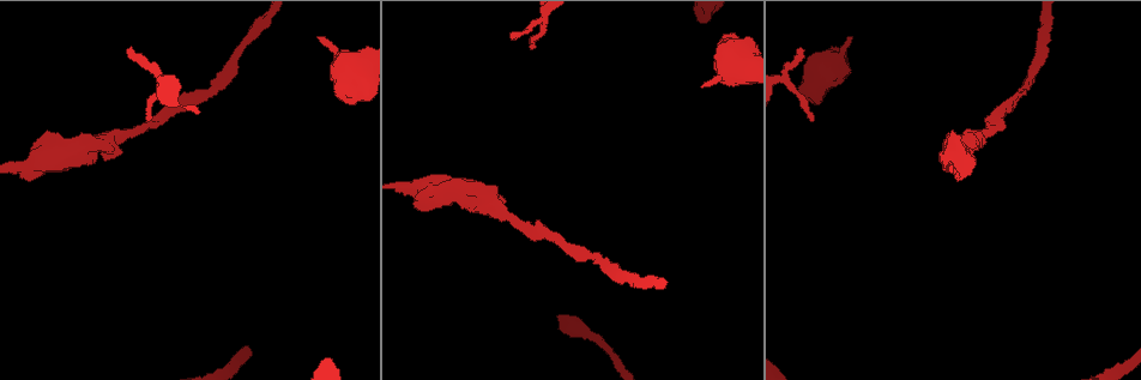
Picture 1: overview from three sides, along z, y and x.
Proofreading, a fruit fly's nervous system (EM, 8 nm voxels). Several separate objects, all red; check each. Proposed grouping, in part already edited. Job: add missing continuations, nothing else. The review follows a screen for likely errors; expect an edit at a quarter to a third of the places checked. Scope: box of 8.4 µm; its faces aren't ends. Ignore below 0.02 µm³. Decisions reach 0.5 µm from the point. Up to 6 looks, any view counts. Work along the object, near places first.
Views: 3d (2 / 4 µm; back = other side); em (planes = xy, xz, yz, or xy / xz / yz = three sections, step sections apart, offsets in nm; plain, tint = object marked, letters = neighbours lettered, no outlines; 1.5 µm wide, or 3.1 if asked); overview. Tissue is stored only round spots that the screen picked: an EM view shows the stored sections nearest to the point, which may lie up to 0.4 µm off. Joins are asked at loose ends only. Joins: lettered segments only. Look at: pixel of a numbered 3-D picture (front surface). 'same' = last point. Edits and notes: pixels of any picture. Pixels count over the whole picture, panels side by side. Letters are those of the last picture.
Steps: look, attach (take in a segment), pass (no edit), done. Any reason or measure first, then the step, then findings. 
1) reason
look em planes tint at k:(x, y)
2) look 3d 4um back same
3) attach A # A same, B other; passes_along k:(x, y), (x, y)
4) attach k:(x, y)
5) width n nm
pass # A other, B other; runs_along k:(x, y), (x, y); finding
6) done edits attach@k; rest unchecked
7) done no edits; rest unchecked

free end
look em xy step 4 letters at 1:(108, 158)

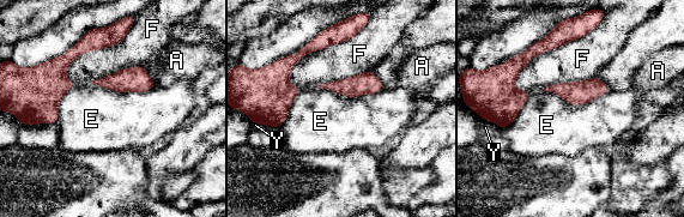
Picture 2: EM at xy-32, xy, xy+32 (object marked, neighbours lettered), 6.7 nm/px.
pass # A other, E other, F other, Y other; border 2:(543, 89), (571, 104), (610, 90); no lettered segment goes on from it

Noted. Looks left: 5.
an open end
look 3d 2um back at 1:(533, 46)

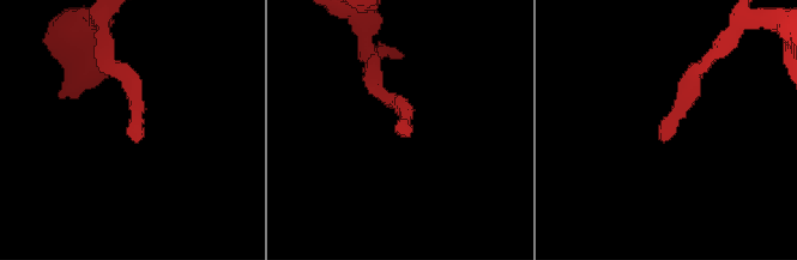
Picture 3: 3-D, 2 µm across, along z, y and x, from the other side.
look em yz step 8 letters at 3:(404, 130)

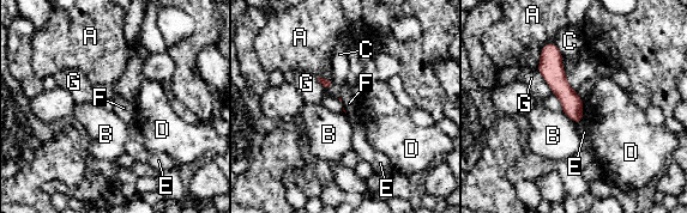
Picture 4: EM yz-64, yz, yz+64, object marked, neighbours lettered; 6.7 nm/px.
pass # A other, B other, C other, D other, E other, F other, G other; border 4:(583, 102), (583, 117), (580, 120); no lettered segment goes on from it

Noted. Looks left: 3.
branch stops here
look em xz step 4 tint at 1:(850, 37)

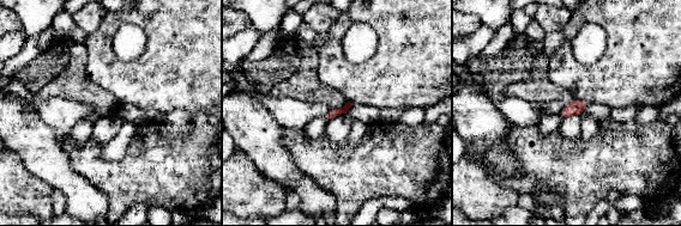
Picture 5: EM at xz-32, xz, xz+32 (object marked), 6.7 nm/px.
look em planes letters same

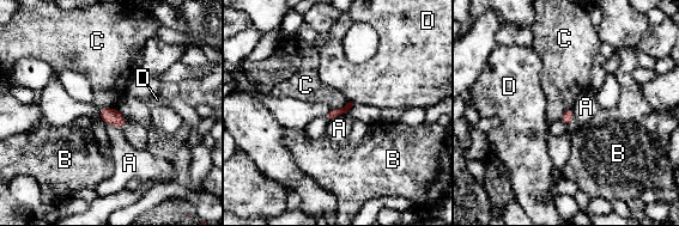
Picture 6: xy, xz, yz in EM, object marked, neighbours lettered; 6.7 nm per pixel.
longest_contact A 140 nm
pass # A other, B other, C other, D other; none of them fits

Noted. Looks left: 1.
done no edits; rest unchecked

